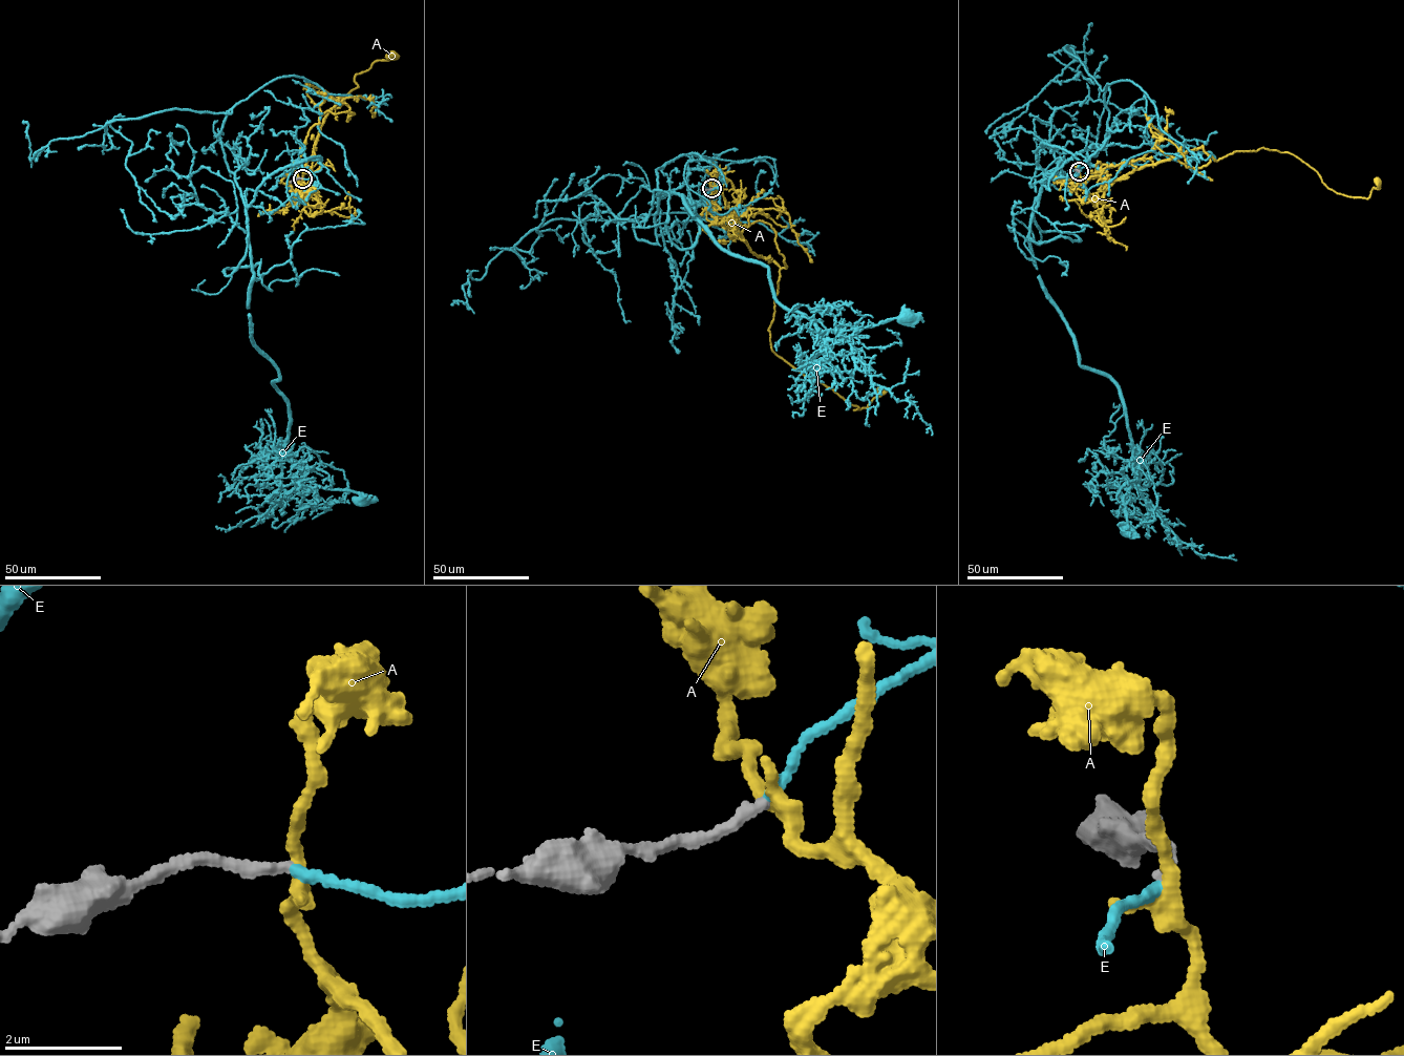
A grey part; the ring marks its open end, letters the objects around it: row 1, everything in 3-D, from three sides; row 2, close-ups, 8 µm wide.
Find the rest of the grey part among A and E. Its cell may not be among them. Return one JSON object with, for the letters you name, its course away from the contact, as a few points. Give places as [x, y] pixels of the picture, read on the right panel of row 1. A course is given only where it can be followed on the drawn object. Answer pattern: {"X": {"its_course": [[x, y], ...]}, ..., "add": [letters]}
{"E": {"its_course": [[1079, 171], [1070, 152], [1040, 143], [1030, 250], [1079, 364], [1117, 386], [1135, 476], [1125, 530]]}, "add": ["E"]}

